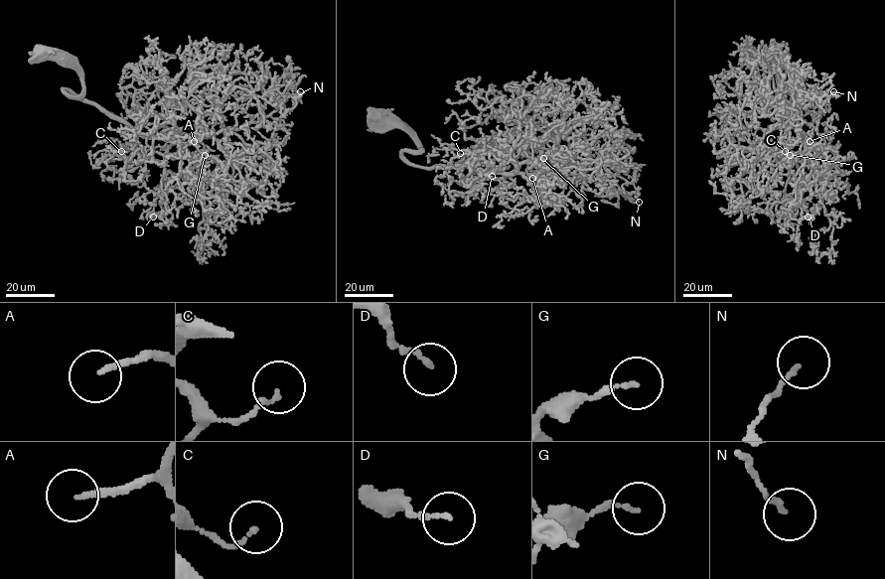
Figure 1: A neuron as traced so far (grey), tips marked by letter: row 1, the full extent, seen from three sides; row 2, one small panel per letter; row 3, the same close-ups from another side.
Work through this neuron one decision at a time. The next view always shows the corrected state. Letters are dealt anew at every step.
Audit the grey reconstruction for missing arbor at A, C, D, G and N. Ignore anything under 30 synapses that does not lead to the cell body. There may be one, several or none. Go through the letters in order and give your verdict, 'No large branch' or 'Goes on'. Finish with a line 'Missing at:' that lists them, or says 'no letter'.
A: Goes on
C: No large branch
D: No large branch
G: No large branch
N: No large branch
Missing at: A

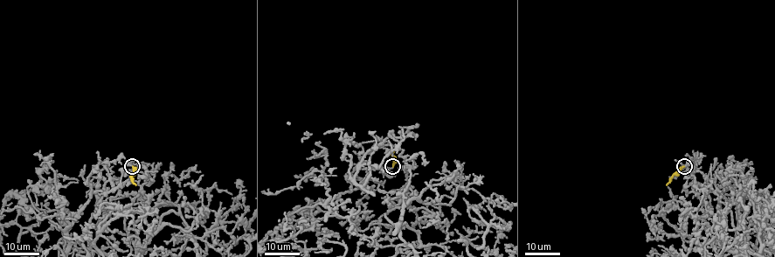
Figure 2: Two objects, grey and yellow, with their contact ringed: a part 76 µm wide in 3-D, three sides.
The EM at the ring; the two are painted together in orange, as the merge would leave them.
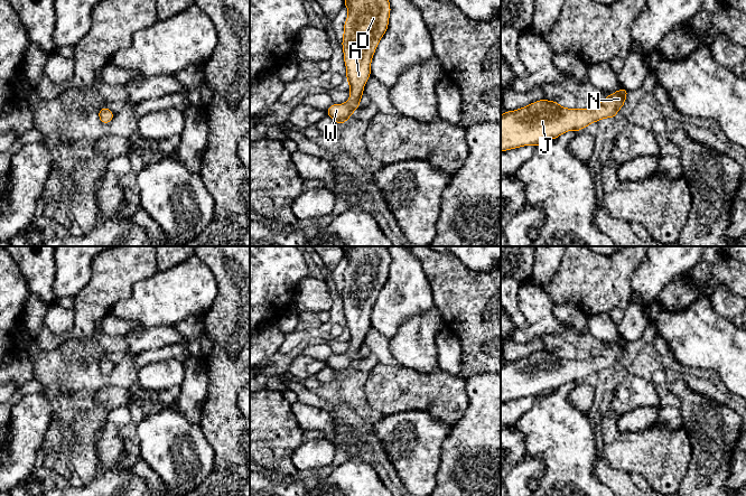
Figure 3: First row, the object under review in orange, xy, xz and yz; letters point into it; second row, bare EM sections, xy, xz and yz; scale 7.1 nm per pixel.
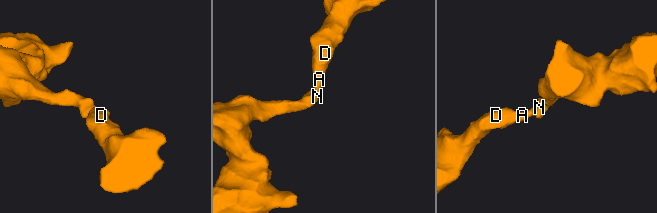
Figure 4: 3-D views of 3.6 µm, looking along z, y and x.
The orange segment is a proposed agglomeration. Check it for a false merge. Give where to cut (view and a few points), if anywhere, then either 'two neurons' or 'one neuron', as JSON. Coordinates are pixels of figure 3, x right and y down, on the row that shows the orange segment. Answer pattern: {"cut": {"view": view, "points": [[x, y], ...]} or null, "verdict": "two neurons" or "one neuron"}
{"cut": null, "verdict": "one neuron"}

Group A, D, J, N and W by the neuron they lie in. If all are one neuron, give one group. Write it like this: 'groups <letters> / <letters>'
groups A D J N W

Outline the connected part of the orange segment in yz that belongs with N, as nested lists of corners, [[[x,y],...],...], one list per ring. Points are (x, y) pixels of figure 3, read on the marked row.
[[[625,87],[607,95],[589,109],[568,109],[557,101],[542,99],[501,115],[501,152],[554,140],[567,131],[584,130],[605,118],[614,119],[625,104],[630,91]]]

